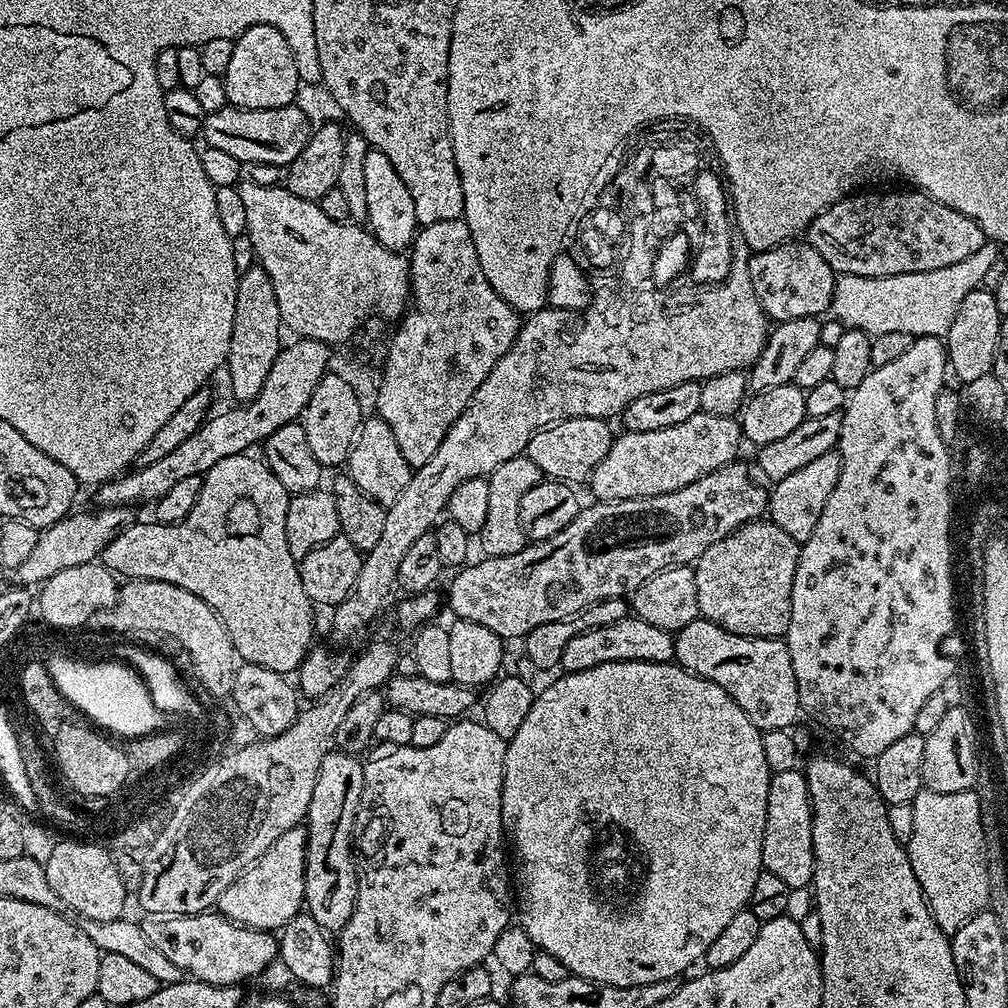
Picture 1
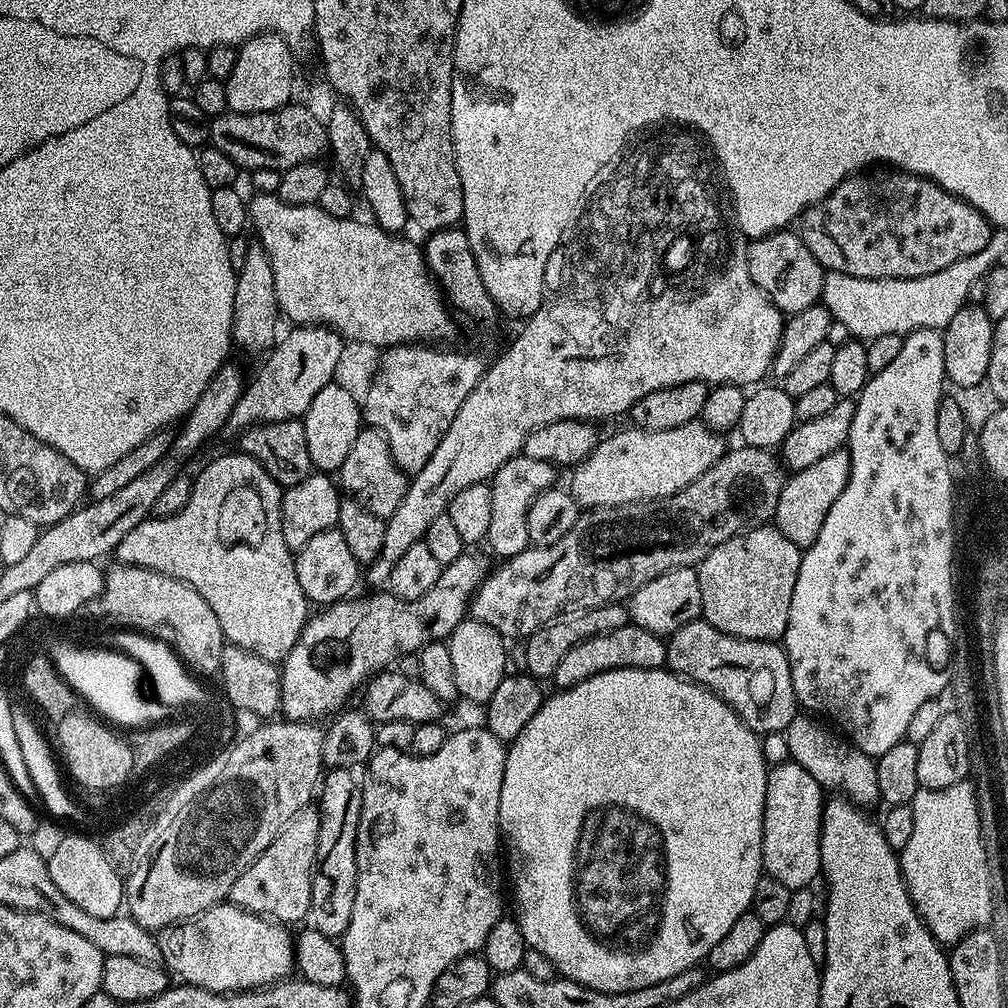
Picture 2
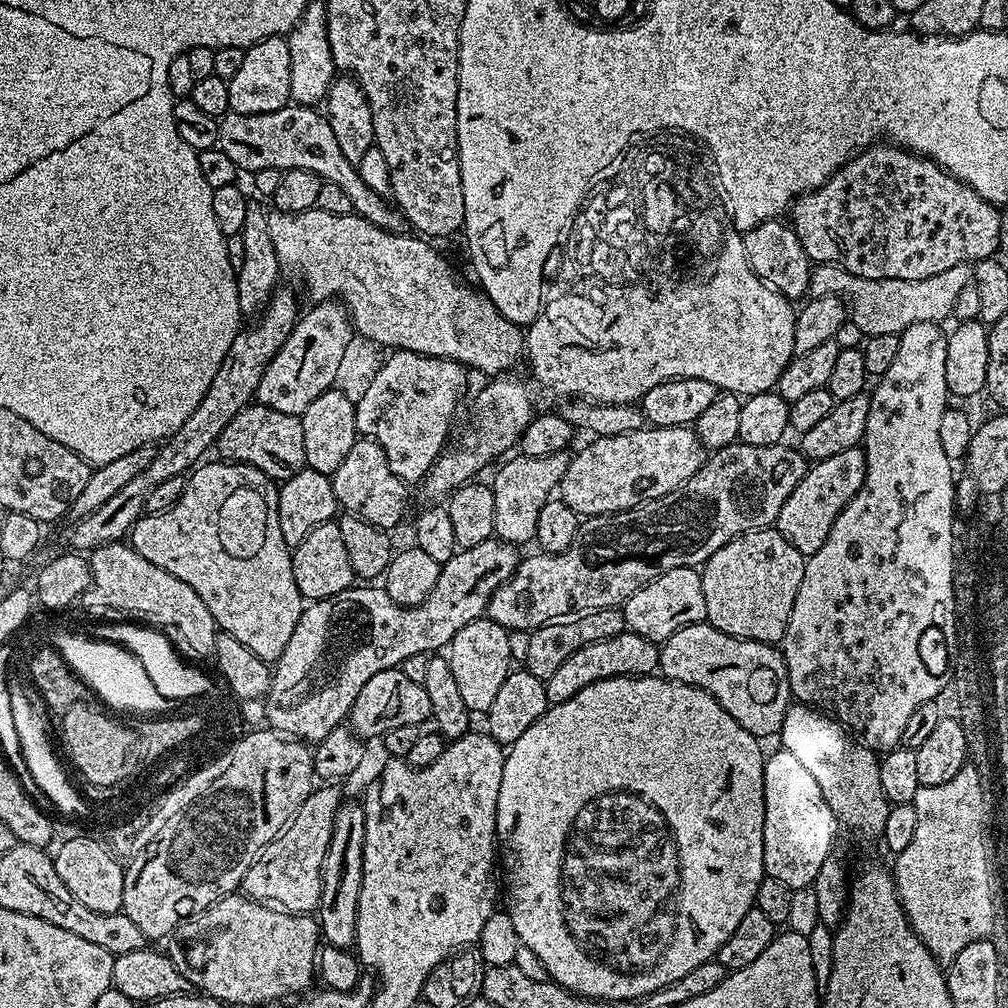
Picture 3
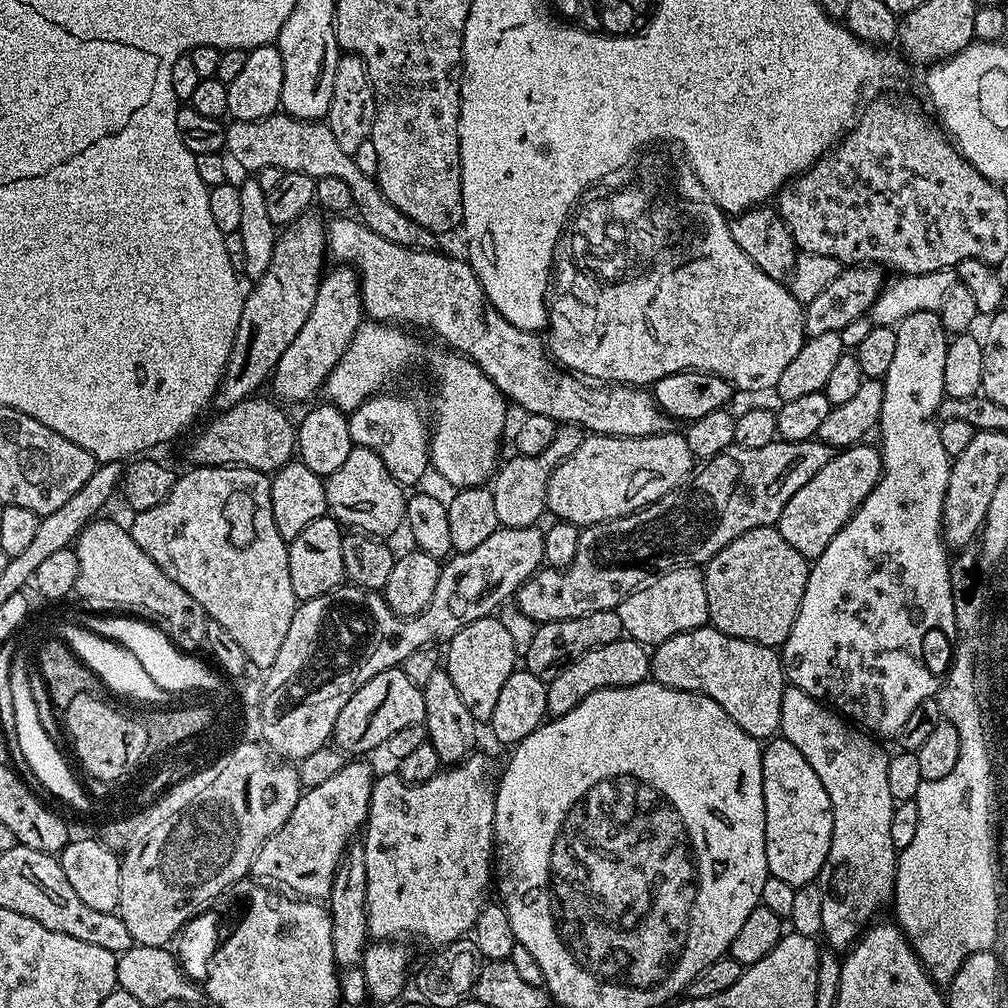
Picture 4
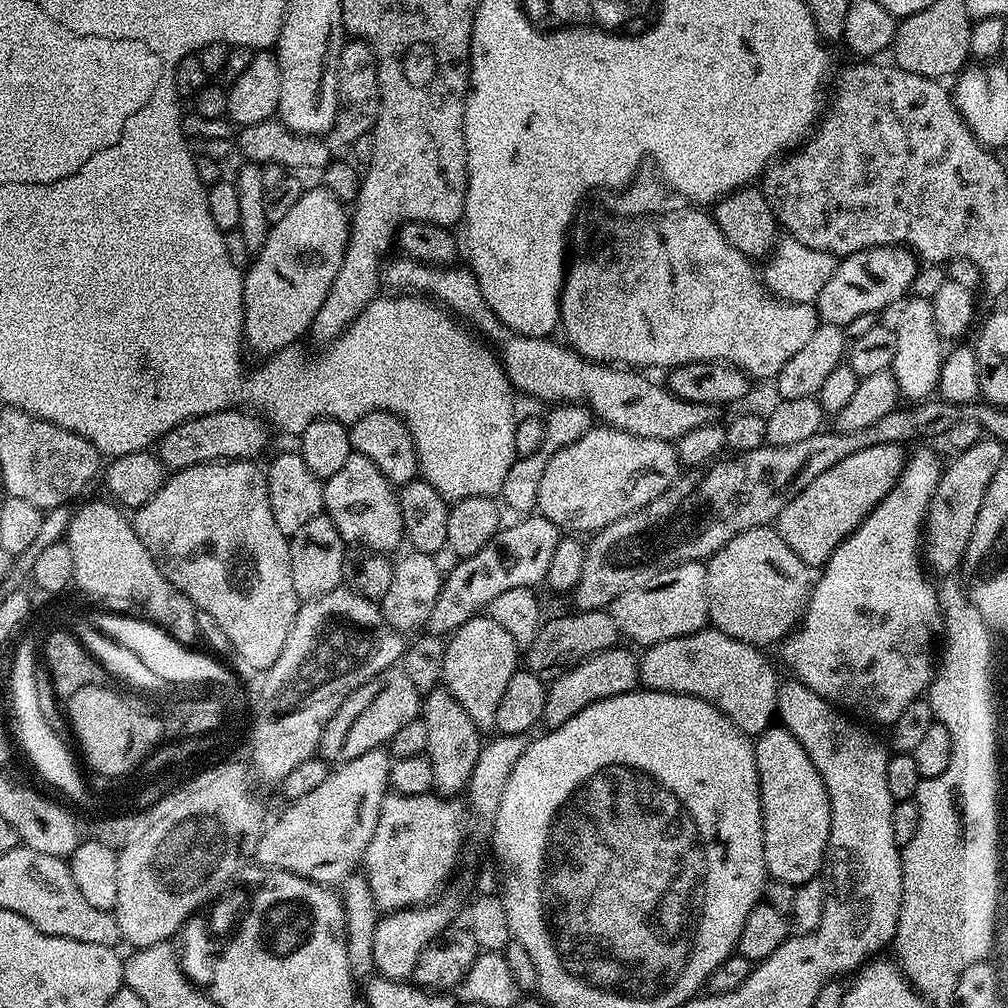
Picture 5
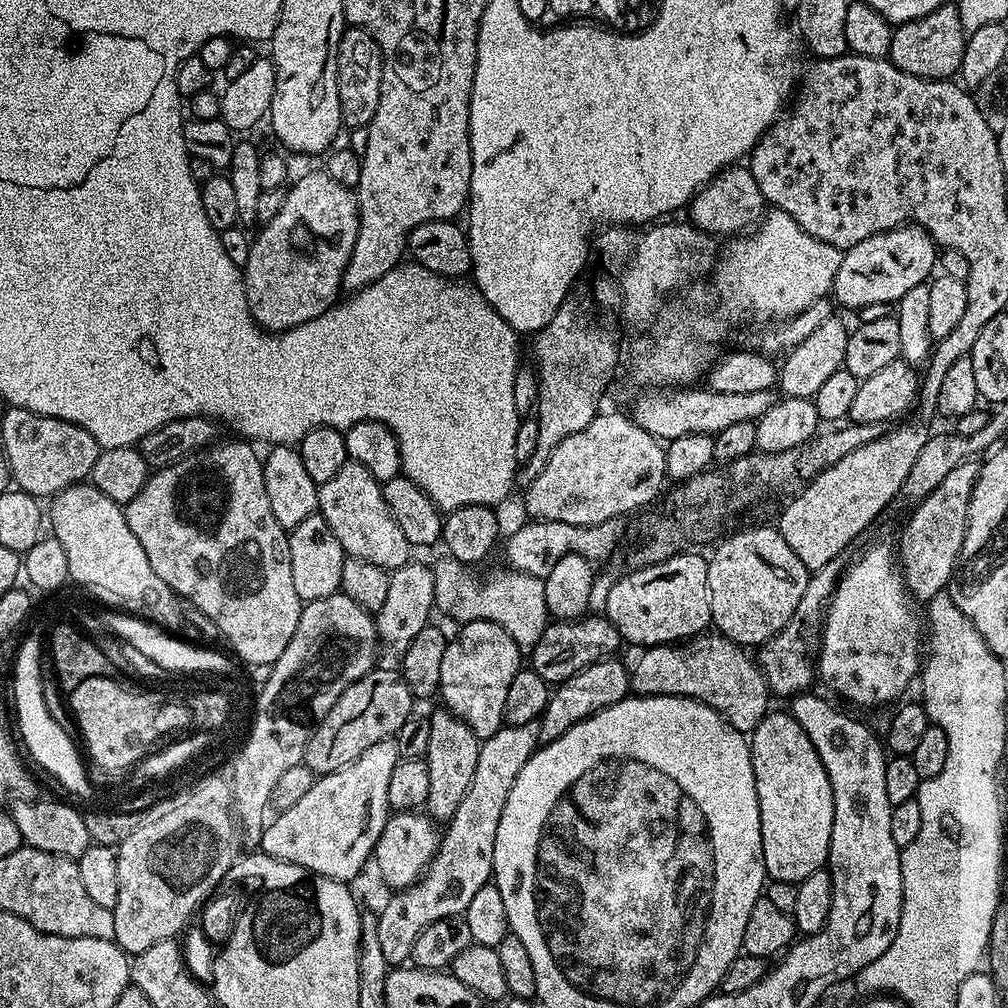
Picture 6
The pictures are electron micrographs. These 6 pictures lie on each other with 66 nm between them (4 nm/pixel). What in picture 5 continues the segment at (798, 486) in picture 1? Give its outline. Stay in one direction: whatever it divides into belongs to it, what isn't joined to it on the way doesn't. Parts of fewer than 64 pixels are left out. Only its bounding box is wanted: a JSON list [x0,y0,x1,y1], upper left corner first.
[774,443,906,570]

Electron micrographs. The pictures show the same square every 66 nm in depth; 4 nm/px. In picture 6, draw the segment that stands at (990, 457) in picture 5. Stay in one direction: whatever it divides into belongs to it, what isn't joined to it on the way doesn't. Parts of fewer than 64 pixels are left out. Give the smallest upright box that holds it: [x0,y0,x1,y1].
[898,459,980,602]

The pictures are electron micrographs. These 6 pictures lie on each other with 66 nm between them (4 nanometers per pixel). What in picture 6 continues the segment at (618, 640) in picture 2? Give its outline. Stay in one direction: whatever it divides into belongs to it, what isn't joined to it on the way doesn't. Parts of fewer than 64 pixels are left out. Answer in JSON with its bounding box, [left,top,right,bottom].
[539,658,630,745]

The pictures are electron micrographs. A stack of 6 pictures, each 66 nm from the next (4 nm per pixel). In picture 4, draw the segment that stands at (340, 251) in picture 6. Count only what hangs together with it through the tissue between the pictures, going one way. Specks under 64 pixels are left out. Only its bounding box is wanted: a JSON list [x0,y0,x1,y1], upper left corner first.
[214,214,326,412]

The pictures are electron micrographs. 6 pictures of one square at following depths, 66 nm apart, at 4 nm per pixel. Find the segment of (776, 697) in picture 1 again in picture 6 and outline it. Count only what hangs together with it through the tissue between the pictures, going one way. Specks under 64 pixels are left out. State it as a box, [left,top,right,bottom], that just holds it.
[630,634,770,733]

